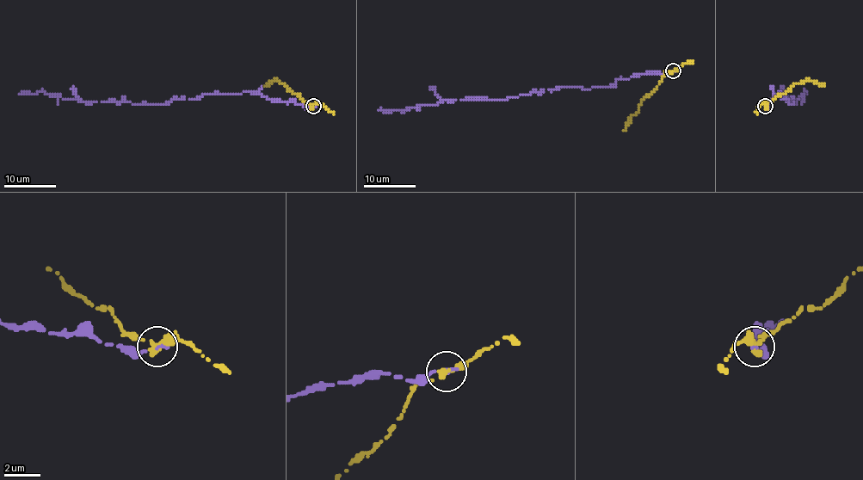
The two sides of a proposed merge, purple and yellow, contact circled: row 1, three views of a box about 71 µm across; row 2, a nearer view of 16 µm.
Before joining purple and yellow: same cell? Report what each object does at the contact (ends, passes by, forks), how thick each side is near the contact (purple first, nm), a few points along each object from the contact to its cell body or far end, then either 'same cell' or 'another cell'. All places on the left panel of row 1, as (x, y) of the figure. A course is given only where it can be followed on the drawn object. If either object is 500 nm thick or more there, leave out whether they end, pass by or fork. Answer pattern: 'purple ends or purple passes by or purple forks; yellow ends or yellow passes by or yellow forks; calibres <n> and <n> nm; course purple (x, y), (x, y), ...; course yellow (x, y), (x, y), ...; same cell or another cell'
purple ends; yellow passes by; calibres 240 and 340 nm; course purple (313, 106), (250, 92), (206, 93), (159, 105), (84, 102), (44, 92), (20, 95); course yellow (313, 106), (305, 103), (282, 83), (272, 80), (264, 85); another cell

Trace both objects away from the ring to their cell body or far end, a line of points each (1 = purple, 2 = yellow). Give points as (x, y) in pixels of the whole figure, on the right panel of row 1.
1: (764, 106), (773, 95), (781, 92), (779, 95), (787, 98), (790, 105), (803, 95)
2: (764, 106), (784, 95), (794, 83), (812, 80), (825, 85)

